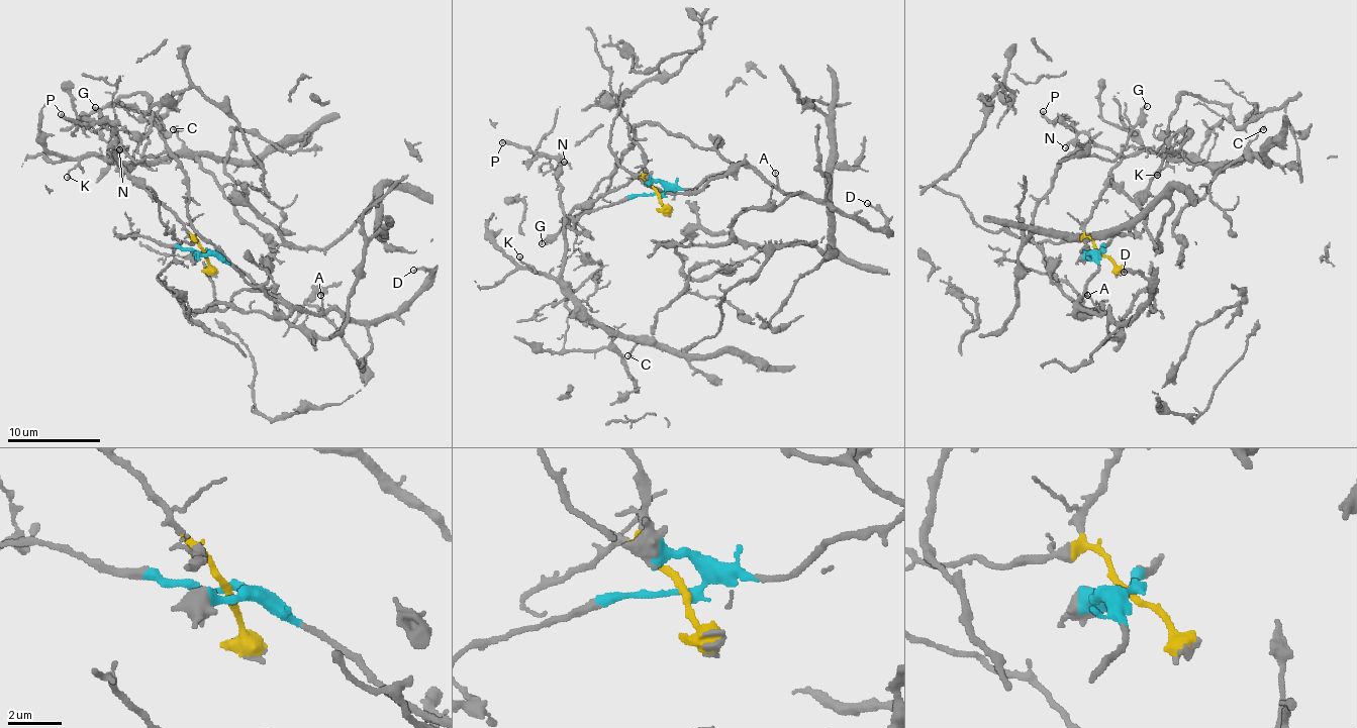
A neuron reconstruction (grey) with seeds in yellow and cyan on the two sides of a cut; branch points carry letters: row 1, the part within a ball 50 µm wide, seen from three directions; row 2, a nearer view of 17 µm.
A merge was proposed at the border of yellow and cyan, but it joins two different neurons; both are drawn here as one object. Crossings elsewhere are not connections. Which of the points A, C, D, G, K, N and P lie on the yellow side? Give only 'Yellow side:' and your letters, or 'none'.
Yellow side: C, K, N, P

